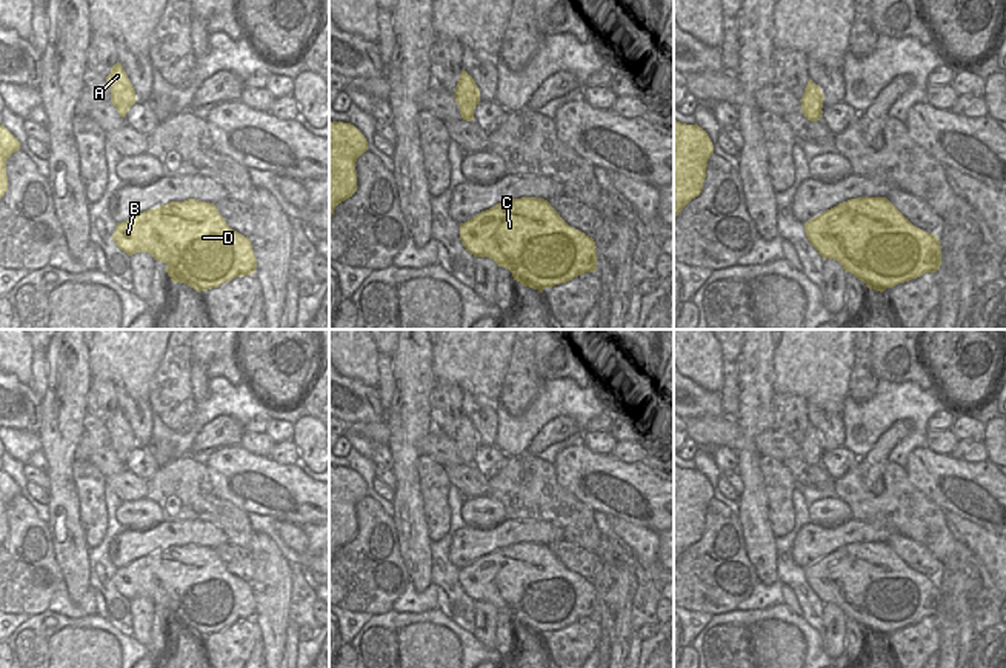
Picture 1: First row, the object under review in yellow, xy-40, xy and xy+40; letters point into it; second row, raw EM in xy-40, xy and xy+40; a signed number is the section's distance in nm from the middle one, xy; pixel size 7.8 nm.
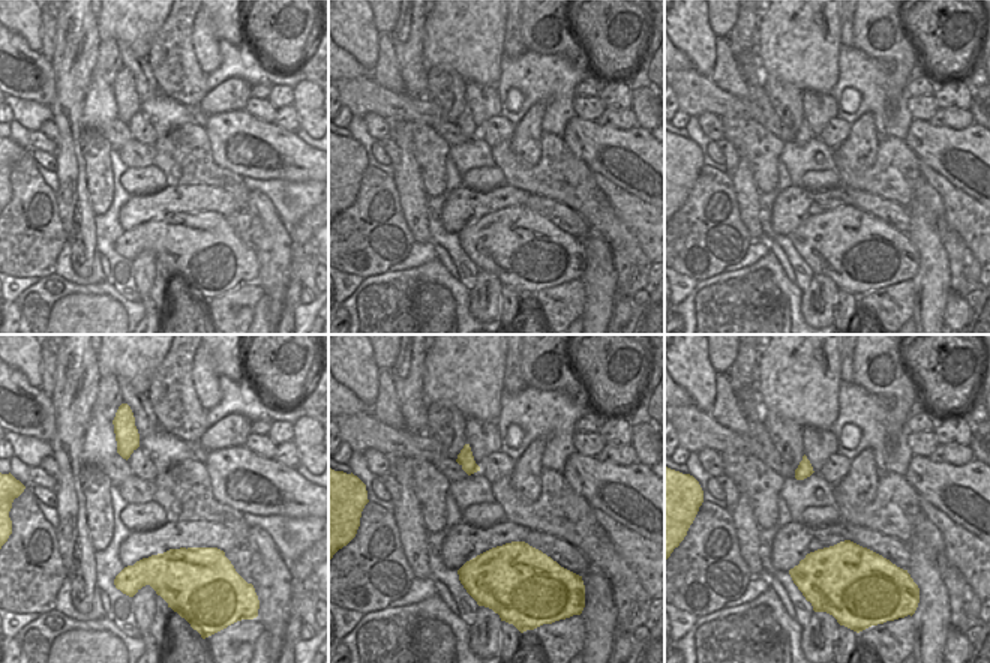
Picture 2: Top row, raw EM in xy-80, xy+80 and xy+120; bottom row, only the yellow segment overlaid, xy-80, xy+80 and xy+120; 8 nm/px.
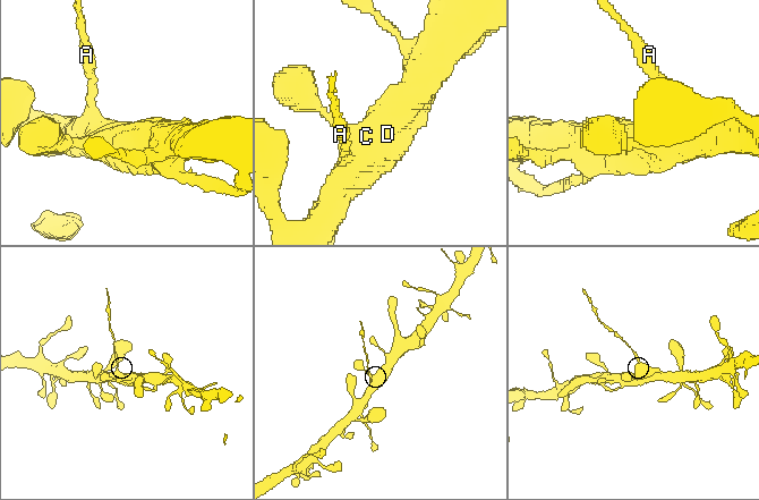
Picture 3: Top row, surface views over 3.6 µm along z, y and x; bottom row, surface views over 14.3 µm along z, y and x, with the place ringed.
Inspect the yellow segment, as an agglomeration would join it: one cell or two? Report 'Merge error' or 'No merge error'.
Merge error.

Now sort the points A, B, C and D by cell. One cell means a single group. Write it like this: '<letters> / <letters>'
A / B C D

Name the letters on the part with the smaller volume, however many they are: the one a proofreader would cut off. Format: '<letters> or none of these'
A.

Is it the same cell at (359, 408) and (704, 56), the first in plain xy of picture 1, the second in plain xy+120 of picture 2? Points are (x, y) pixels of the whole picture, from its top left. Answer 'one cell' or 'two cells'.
two cells

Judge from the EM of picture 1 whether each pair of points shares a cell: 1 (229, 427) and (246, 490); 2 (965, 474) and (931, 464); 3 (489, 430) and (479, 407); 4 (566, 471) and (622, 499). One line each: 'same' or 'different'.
1: different
2: same
3: same
4: same

